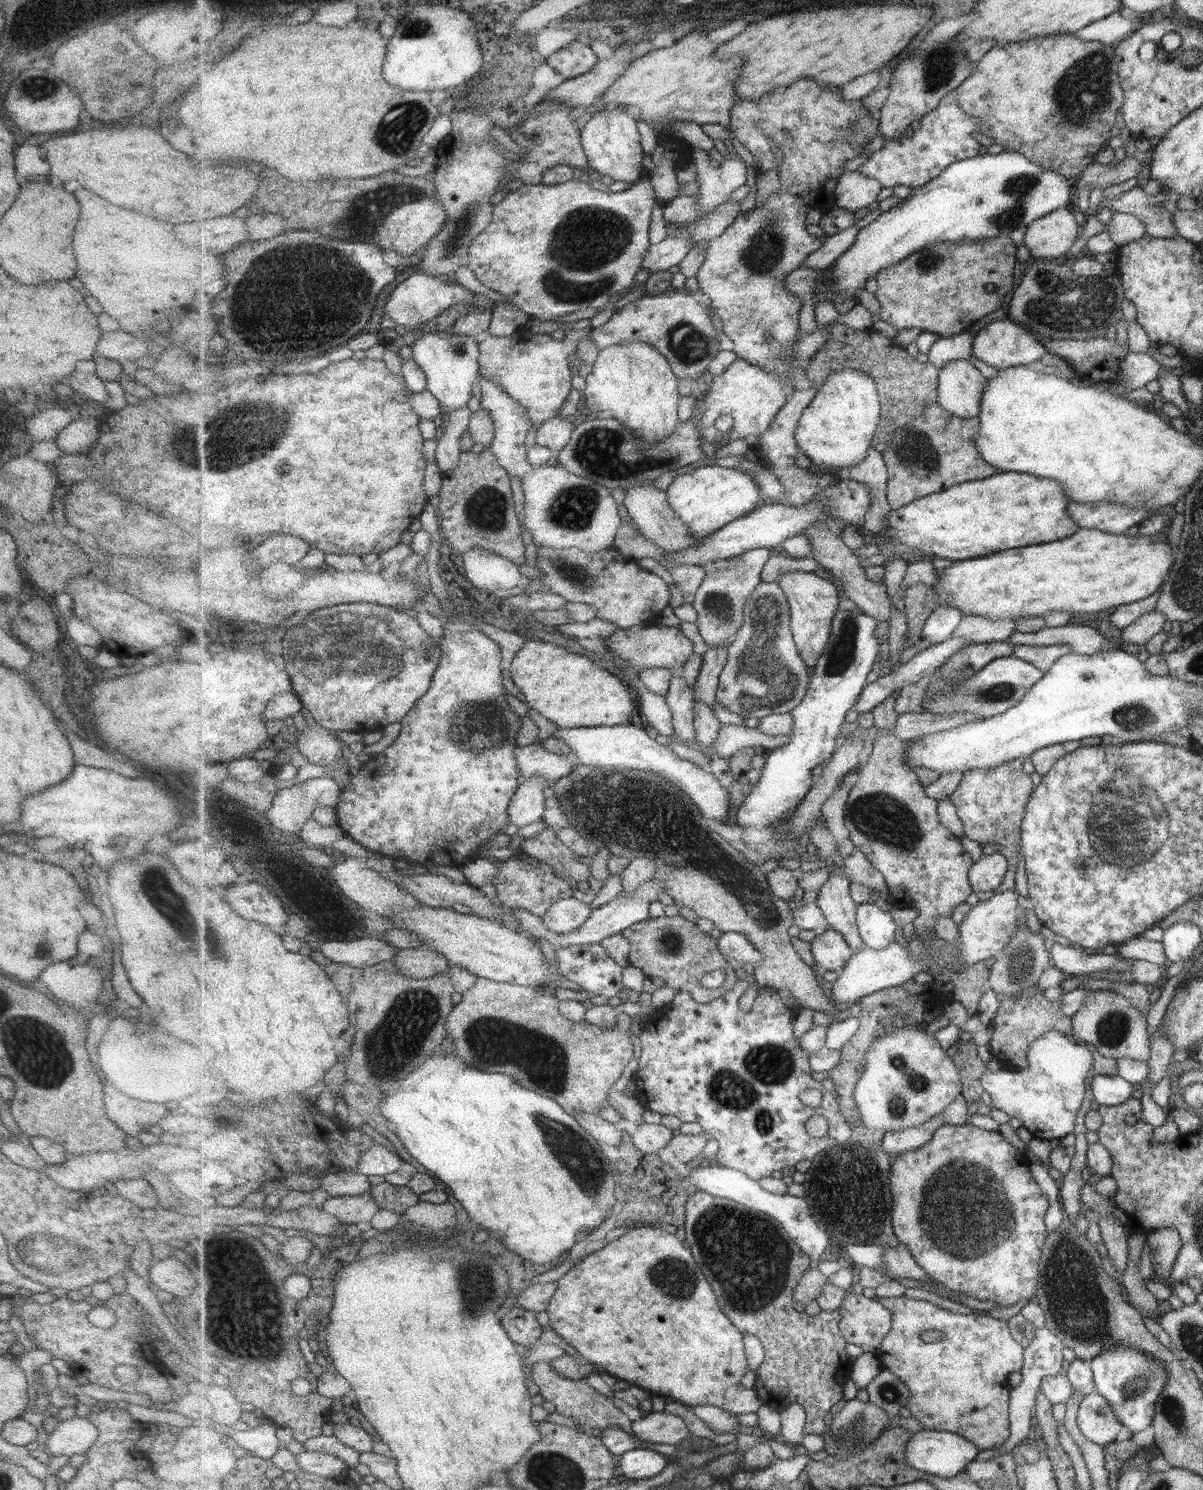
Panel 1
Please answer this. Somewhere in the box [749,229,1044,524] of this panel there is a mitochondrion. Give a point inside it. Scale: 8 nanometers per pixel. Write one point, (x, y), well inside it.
(919, 455)

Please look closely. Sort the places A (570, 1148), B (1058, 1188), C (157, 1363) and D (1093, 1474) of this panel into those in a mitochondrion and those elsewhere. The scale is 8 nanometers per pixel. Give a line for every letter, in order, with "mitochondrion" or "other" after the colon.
A: mitochondrion
B: other
C: other
D: other

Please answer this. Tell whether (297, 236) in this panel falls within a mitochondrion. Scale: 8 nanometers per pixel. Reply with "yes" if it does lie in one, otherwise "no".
no

